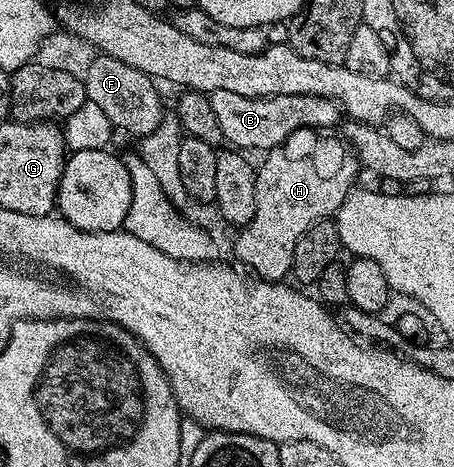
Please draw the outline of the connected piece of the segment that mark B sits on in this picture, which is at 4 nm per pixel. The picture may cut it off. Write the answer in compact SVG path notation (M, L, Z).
M229 90L210 93L213 114L221 126L221 134L228 145L236 149L249 147L275 148L289 134L302 128L331 130L340 123L341 109L334 100L309 94L281 94L280 96L242 96Z

